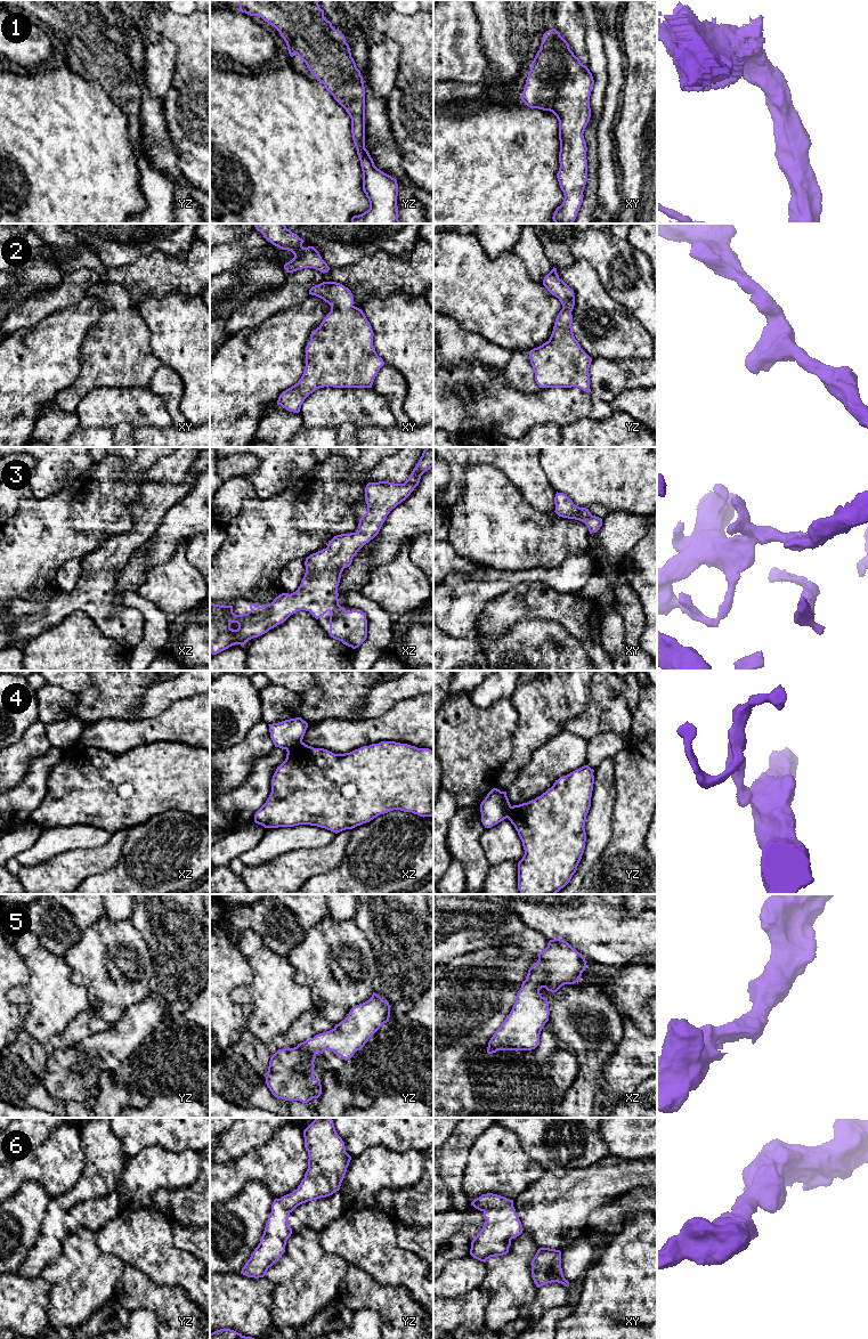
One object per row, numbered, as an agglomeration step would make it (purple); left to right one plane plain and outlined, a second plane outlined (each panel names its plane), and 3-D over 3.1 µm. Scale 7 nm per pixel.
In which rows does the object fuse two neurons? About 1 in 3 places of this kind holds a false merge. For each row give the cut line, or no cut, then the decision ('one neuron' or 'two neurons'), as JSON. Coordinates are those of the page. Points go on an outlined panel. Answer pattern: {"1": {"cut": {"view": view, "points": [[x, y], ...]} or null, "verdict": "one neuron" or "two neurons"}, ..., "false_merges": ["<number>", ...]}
{"1": {"cut": null, "verdict": "one neuron"}, "2": {"cut": null, "verdict": "one neuron"}, "3": {"cut": null, "verdict": "one neuron"}, "4": {"cut": {"view": "xz", "points": [[301, 740], [286, 749]]}, "verdict": "two neurons"}, "5": {"cut": null, "verdict": "one neuron"}, "6": {"cut": null, "verdict": "one neuron"}, "false_merges": ["4"]}

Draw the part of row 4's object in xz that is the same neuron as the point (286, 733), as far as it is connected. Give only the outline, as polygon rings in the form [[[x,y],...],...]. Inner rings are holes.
[[[295,717],[269,724],[269,732],[275,747],[289,749],[302,741],[307,728],[306,721]]]

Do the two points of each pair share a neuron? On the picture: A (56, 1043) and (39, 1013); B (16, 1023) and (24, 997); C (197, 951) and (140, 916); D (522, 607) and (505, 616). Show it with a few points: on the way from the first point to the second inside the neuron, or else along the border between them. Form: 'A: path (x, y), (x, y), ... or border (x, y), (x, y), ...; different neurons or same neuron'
A: border (73, 1020), (61, 1033), (55, 1033), (48, 1041); different neurons
B: border (11, 1001), (26, 1008), (27, 1019), (25, 1028); different neurons
C: path (184, 938), (162, 916), (154, 916); same neuron
D: path (518, 607), (510, 611); same neuron

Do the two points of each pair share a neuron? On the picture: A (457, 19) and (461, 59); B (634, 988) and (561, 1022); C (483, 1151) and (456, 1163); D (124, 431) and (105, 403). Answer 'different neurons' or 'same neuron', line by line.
A: same neuron
B: different neurons
C: different neurons
D: different neurons

